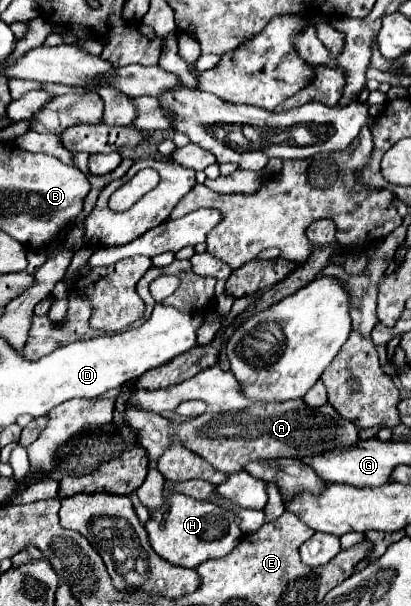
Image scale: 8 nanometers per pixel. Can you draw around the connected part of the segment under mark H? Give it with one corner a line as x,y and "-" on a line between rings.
148,470
144,484
136,490
140,502
150,510
150,518
144,524
150,544
158,556
174,566
196,568
210,558
220,558
232,552
240,542
242,532
234,522
232,510
222,510
220,506
204,500
194,500
180,492
166,490
166,478
156,470

